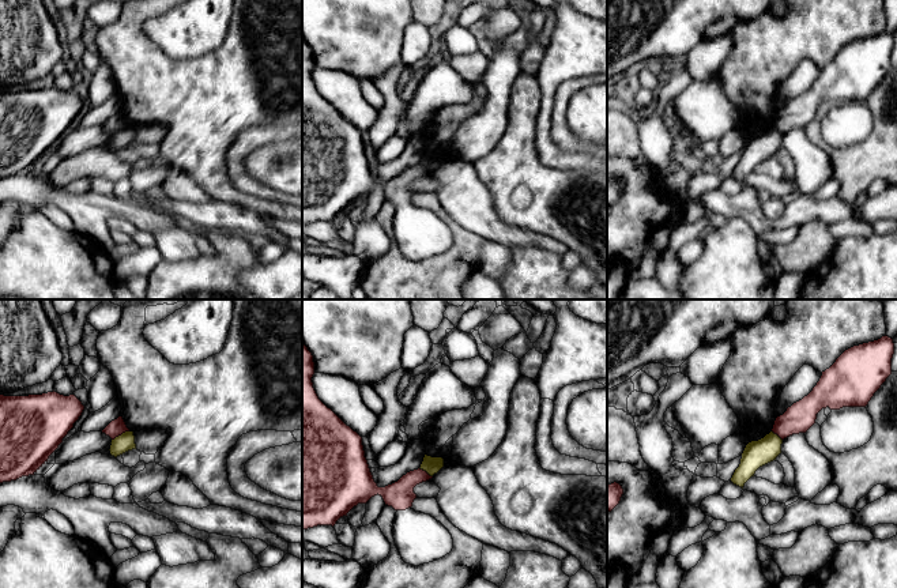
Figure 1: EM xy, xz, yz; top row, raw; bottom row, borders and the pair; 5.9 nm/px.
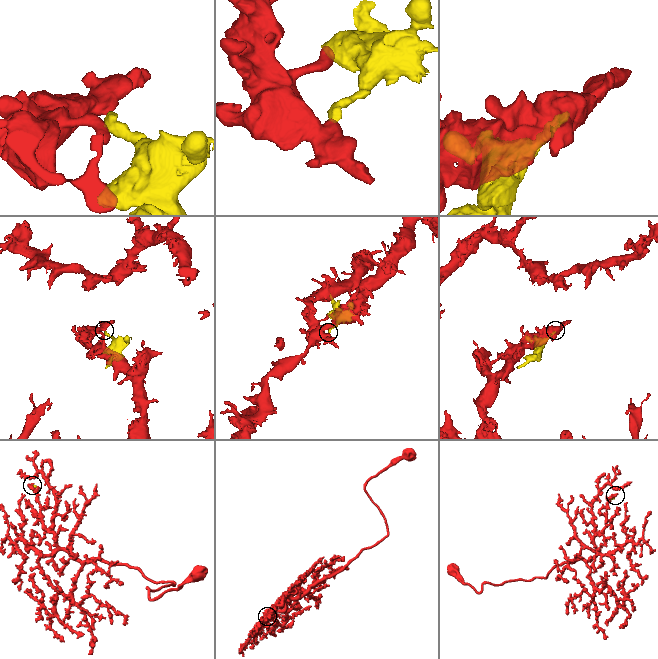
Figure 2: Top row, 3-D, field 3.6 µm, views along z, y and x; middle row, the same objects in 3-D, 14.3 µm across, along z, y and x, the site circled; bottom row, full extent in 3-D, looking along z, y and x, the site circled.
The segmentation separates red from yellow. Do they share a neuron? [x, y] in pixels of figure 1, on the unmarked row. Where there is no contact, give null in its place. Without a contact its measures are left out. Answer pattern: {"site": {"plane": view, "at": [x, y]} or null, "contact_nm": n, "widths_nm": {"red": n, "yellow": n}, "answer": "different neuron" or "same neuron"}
{"site": {"plane": "xy", "at": [120, 129]}, "contact_nm": 120, "widths_nm": {"red": 100, "yellow": 110}, "answer": "different neuron"}

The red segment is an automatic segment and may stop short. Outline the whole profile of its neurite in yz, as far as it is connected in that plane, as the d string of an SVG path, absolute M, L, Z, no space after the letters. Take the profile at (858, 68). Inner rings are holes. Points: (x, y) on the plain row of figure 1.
M886 30L845 45L807 91L776 113L772 127L784 135L806 128L822 103L866 102L892 69L893 49L893 34Z

